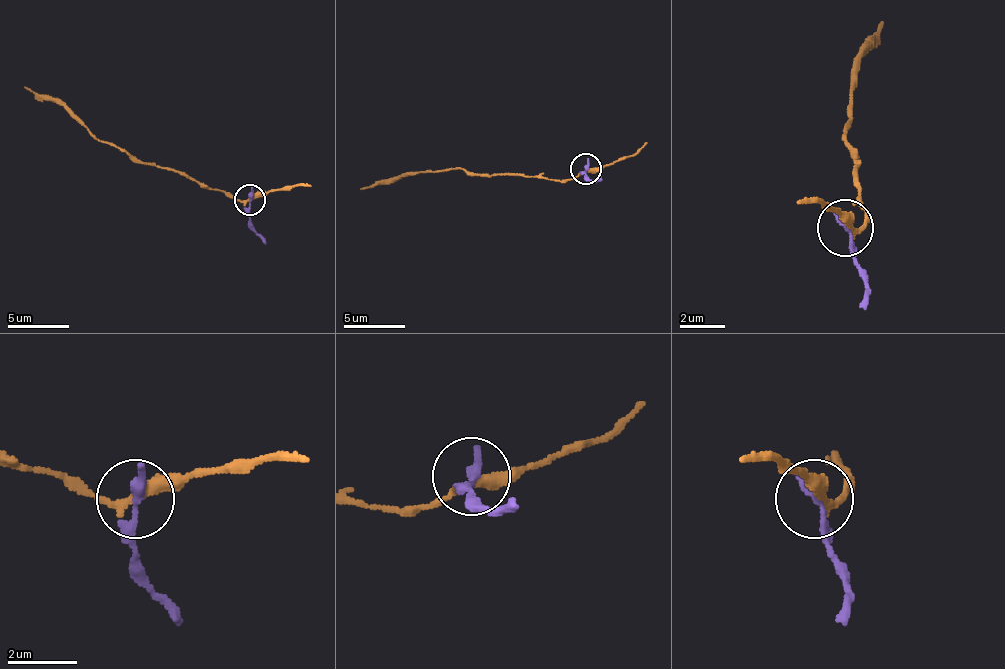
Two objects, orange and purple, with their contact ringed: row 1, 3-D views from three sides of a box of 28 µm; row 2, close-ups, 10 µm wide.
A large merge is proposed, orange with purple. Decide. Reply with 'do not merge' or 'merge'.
merge

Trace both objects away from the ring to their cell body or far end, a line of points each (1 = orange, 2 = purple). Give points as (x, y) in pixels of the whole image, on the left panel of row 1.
1: (250, 200), (213, 191), (170, 169), (136, 163), (108, 145), (61, 104), (40, 101), (24, 86)
2: (250, 200), (257, 234), (266, 244)

